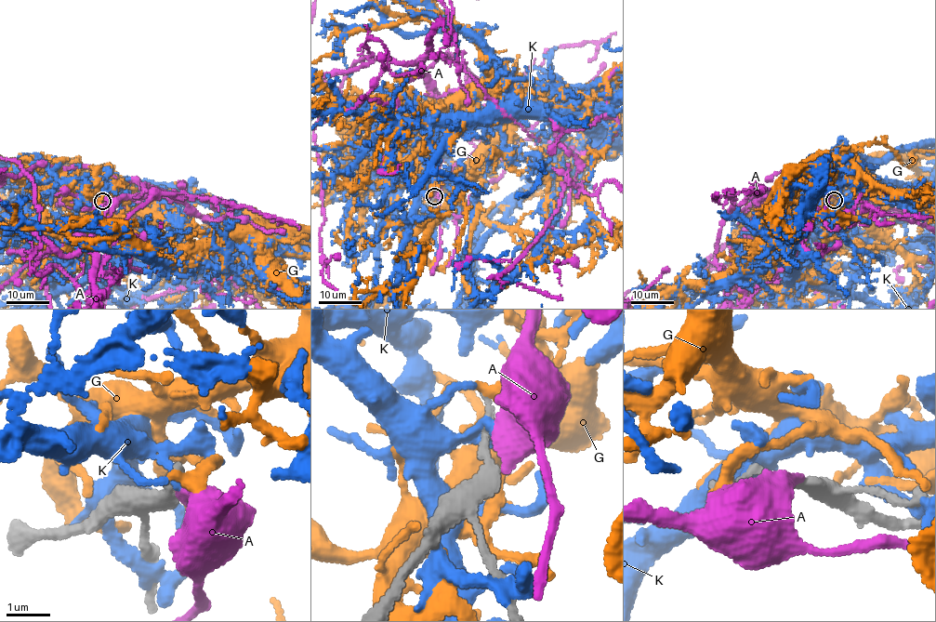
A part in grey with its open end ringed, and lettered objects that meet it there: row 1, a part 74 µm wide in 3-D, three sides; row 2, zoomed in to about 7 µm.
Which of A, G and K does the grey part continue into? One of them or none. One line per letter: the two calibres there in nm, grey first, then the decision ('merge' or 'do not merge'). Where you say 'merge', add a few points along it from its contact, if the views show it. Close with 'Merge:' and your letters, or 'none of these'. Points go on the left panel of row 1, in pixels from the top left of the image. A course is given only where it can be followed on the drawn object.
A: calibres 280 and 550 nm; merge
G: calibres 140 and 360 nm; do not merge
K: calibres 180 and 200 nm; do not merge
Merge: A

